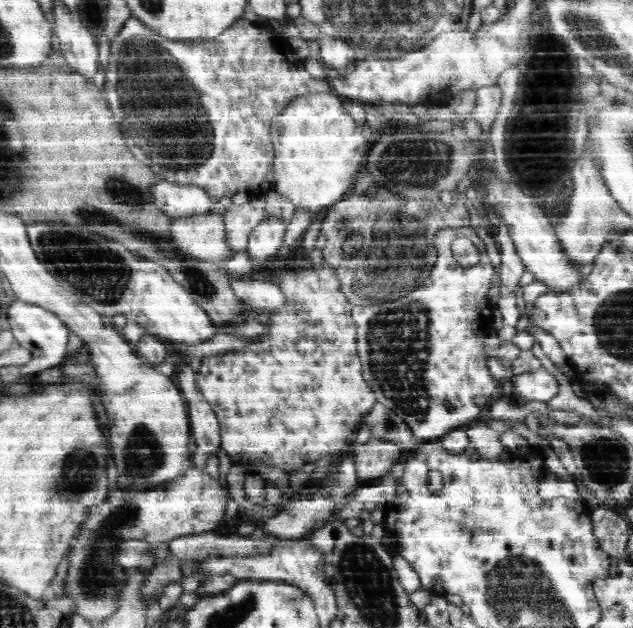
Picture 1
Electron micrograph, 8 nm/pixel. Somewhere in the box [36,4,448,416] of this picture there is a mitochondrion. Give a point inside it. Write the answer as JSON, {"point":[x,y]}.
{"point":[164,117]}

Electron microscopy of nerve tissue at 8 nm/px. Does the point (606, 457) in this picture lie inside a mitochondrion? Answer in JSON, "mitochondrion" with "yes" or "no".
{"mitochondrion":"yes"}

